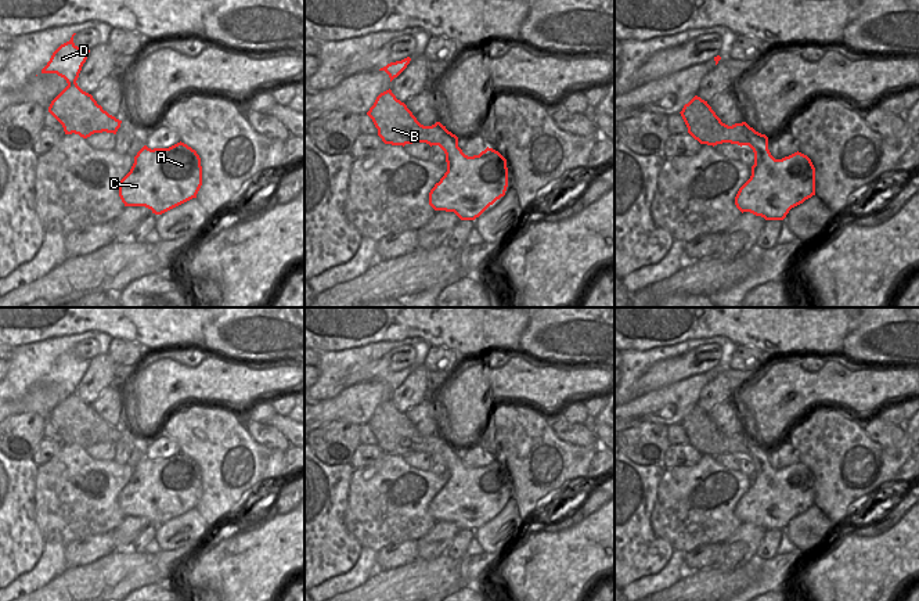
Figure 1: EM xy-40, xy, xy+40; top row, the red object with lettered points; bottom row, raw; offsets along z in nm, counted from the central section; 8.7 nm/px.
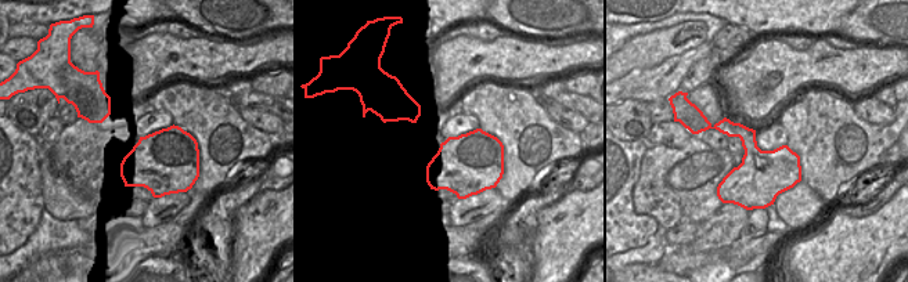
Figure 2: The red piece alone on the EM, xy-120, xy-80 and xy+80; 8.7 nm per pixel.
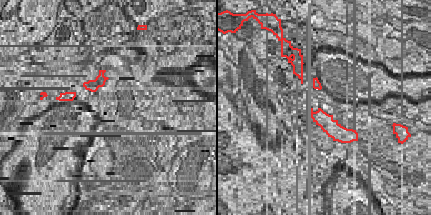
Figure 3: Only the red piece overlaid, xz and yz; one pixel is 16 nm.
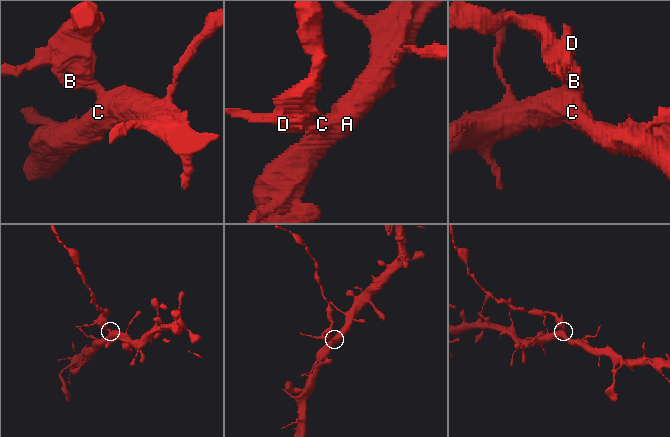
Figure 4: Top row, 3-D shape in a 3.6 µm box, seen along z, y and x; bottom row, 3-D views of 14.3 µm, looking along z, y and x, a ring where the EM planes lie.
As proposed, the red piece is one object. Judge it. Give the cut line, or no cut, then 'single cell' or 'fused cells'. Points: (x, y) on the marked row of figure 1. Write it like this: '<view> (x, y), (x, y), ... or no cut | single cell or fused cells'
xy (446, 129), (444, 139), (440, 143), (429, 144) | fused cells

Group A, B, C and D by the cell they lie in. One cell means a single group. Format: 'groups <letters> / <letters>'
groups A C / B D

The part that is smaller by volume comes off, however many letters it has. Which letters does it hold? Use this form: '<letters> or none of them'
B, D

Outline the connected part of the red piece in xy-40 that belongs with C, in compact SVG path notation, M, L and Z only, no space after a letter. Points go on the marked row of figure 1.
M184 143L169 148L144 145L119 183L125 206L145 206L162 215L192 198L202 186L201 158Z

